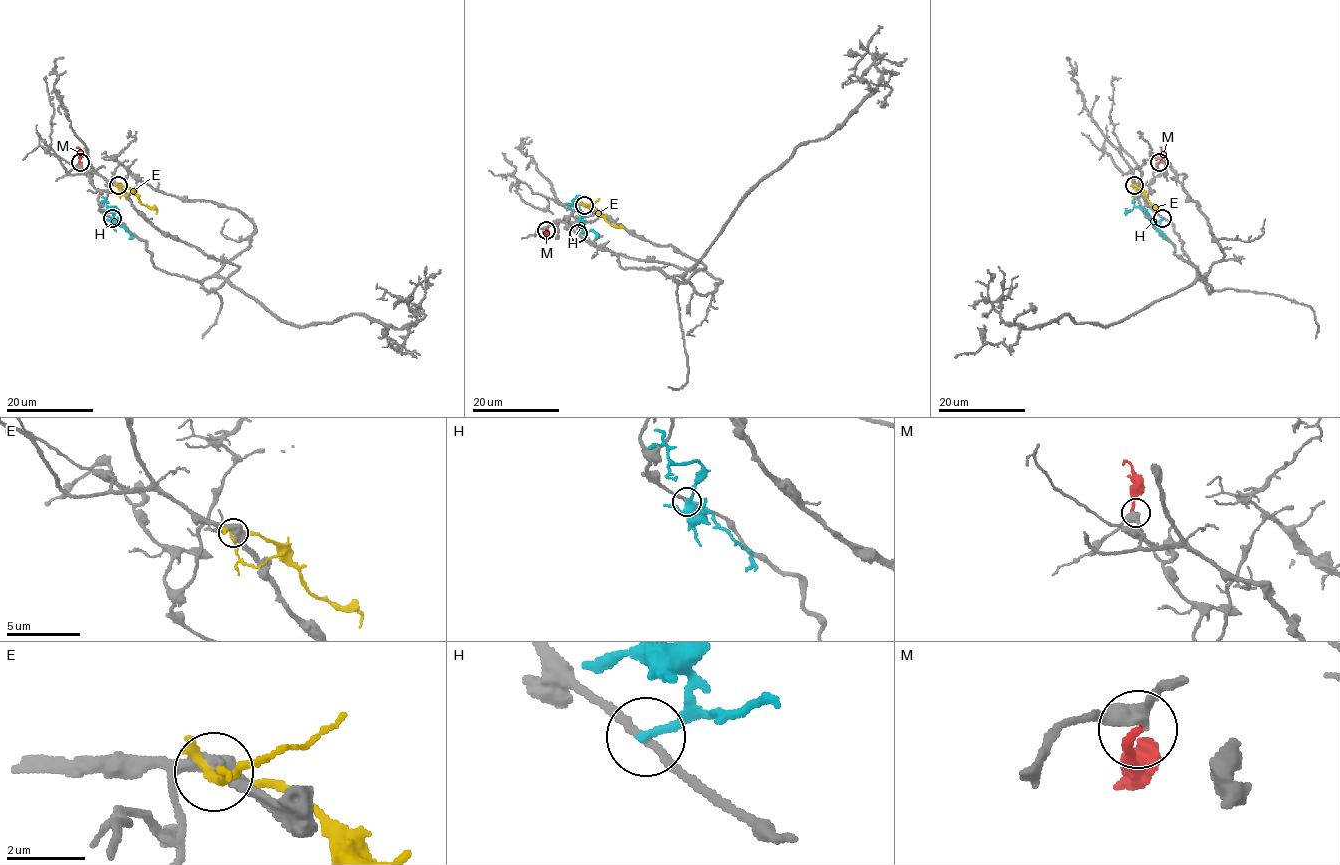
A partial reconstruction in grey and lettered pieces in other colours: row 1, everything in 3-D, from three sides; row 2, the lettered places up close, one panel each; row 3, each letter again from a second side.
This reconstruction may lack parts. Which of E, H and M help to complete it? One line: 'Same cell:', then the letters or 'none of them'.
Same cell: M

